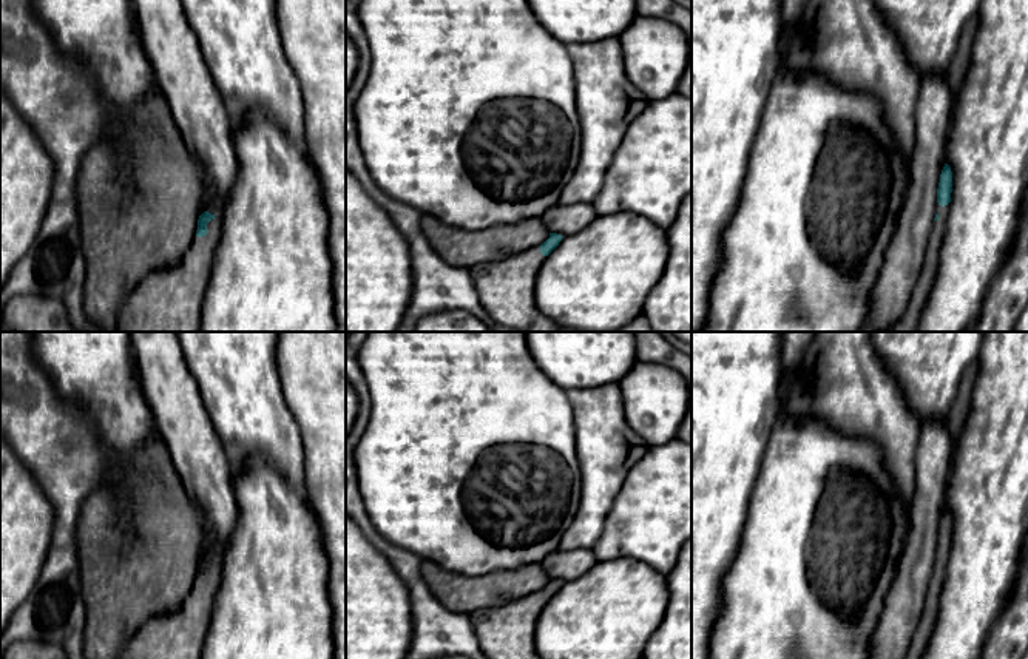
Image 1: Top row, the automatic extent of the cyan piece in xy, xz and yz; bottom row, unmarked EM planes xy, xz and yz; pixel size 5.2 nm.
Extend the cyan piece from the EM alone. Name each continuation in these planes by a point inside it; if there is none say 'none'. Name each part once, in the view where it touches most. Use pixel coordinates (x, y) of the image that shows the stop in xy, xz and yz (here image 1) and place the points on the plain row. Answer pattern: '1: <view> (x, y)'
1: xy (179, 635)

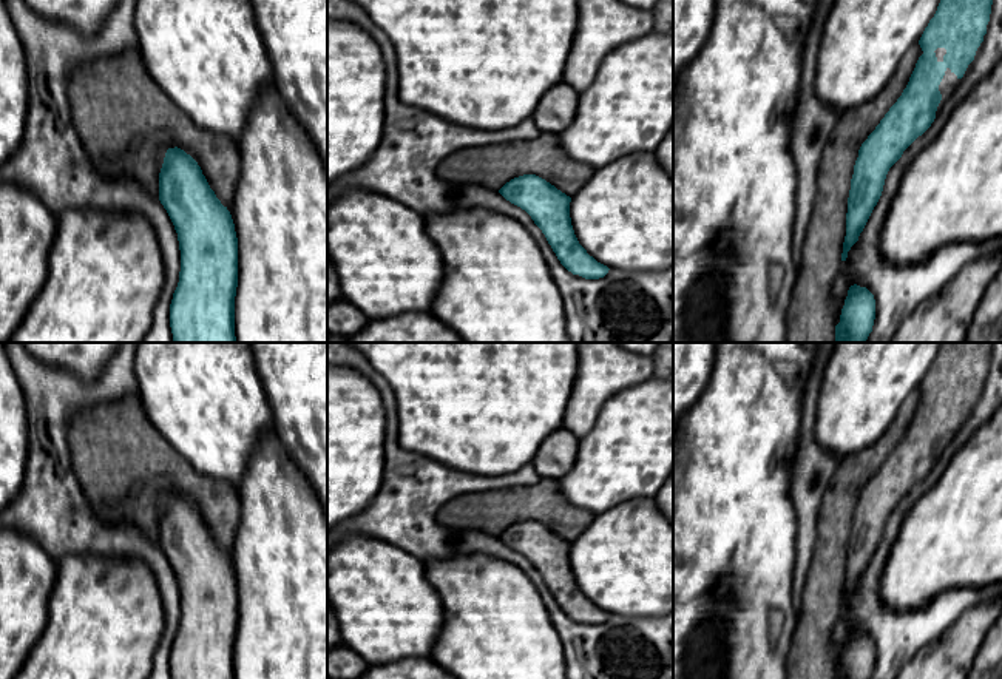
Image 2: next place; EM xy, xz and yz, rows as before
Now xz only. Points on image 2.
none

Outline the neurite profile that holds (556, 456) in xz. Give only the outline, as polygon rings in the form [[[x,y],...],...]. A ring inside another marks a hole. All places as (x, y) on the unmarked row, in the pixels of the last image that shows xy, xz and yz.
[[[559,427],[537,449],[531,464],[540,477],[560,478],[567,475],[577,457],[579,438]]]

